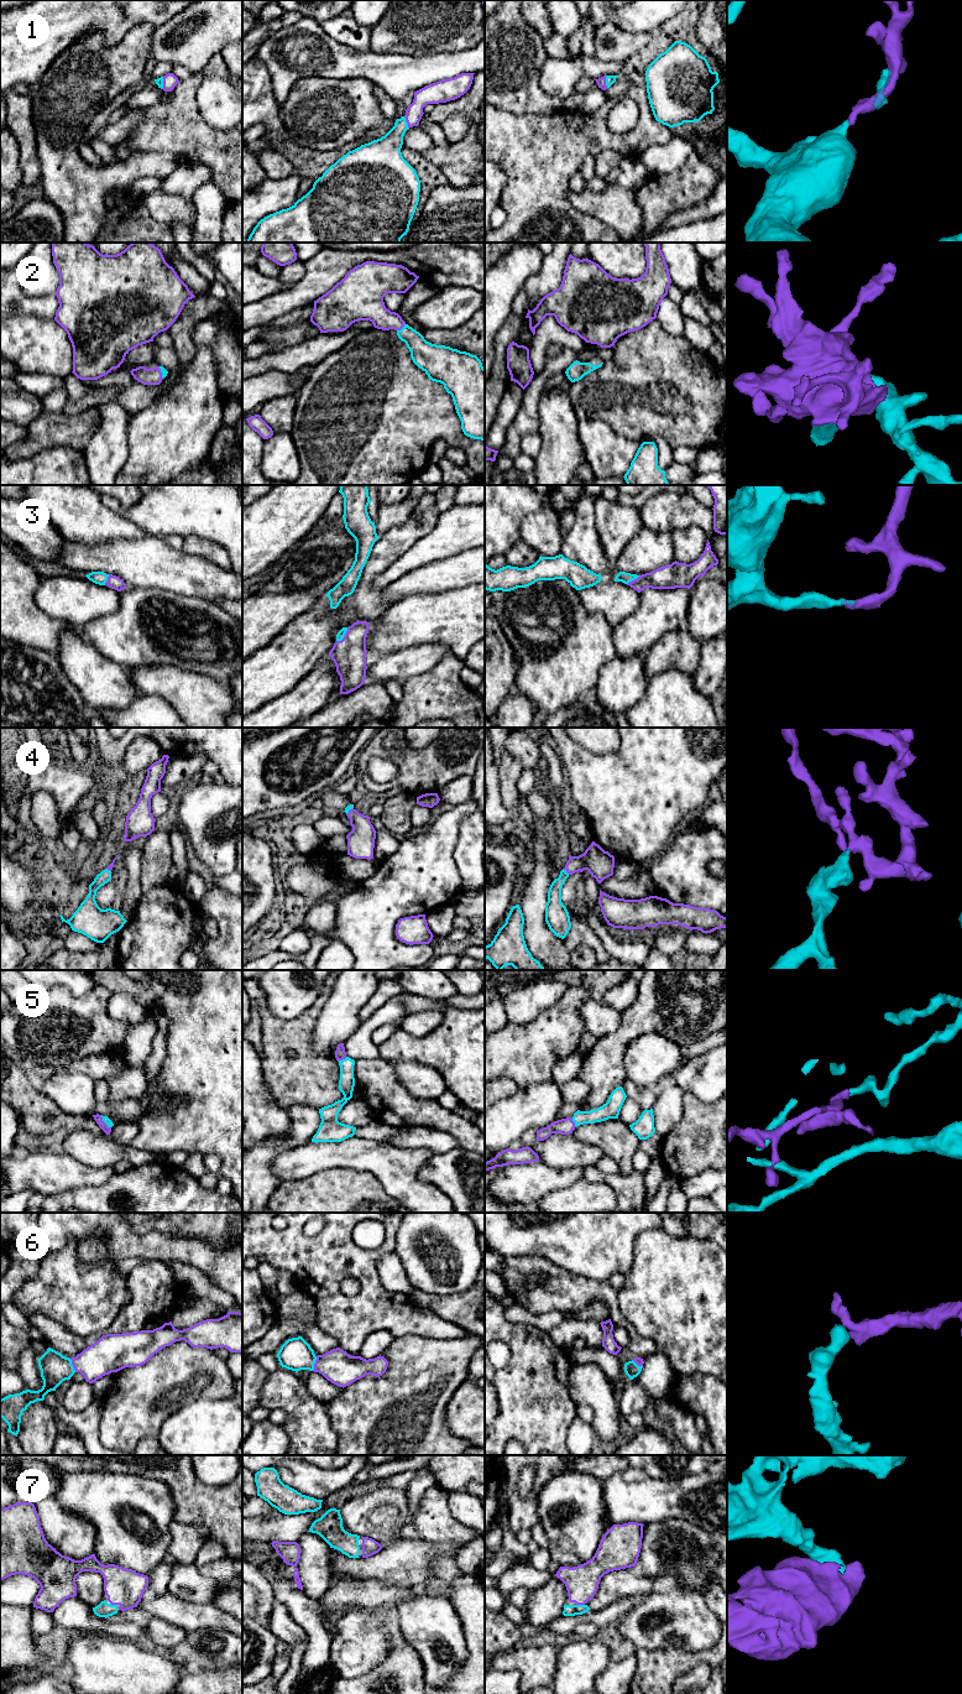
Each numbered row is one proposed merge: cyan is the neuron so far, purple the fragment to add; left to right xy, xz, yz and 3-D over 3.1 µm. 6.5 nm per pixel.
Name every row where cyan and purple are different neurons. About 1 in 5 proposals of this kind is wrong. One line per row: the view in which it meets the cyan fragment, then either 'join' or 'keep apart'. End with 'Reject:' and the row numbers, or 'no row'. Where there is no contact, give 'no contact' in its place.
1: meets cyan in yz; join
2: meets cyan in xz; join
3: meets cyan in xz; join
4: meets cyan in yz; join
5: meets cyan in yz; join
6: meets cyan in xz; join
7: meets cyan in yz; join
Reject: no row

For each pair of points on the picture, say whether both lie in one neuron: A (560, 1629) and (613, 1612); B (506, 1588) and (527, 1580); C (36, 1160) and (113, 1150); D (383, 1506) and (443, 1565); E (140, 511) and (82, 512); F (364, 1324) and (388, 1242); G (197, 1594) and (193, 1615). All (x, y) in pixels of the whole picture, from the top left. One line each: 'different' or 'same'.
A: same
B: same
C: different
D: different
E: different
F: same
G: different

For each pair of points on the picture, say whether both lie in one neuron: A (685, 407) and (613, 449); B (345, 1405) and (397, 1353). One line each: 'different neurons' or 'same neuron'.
A: different neurons
B: same neuron

